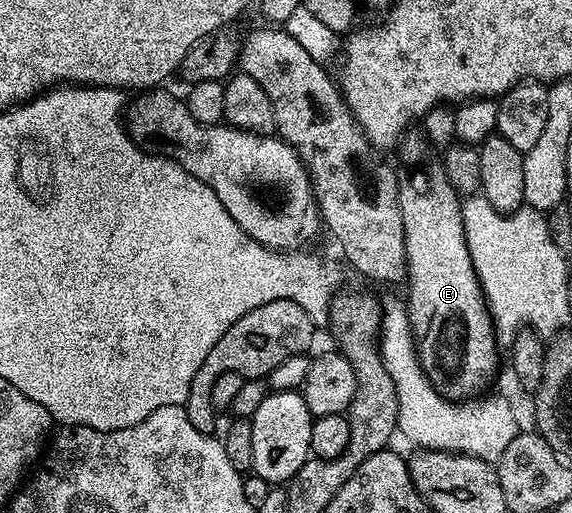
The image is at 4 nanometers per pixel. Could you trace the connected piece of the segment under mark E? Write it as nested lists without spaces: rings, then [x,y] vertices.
[[[406,131],[399,141],[399,153],[409,167],[409,177],[400,181],[397,190],[407,250],[409,325],[413,328],[417,359],[433,389],[446,398],[473,398],[482,391],[485,379],[497,372],[499,341],[465,241],[462,201],[447,182],[445,165],[438,153],[433,153],[436,151],[428,138],[413,131]]]

